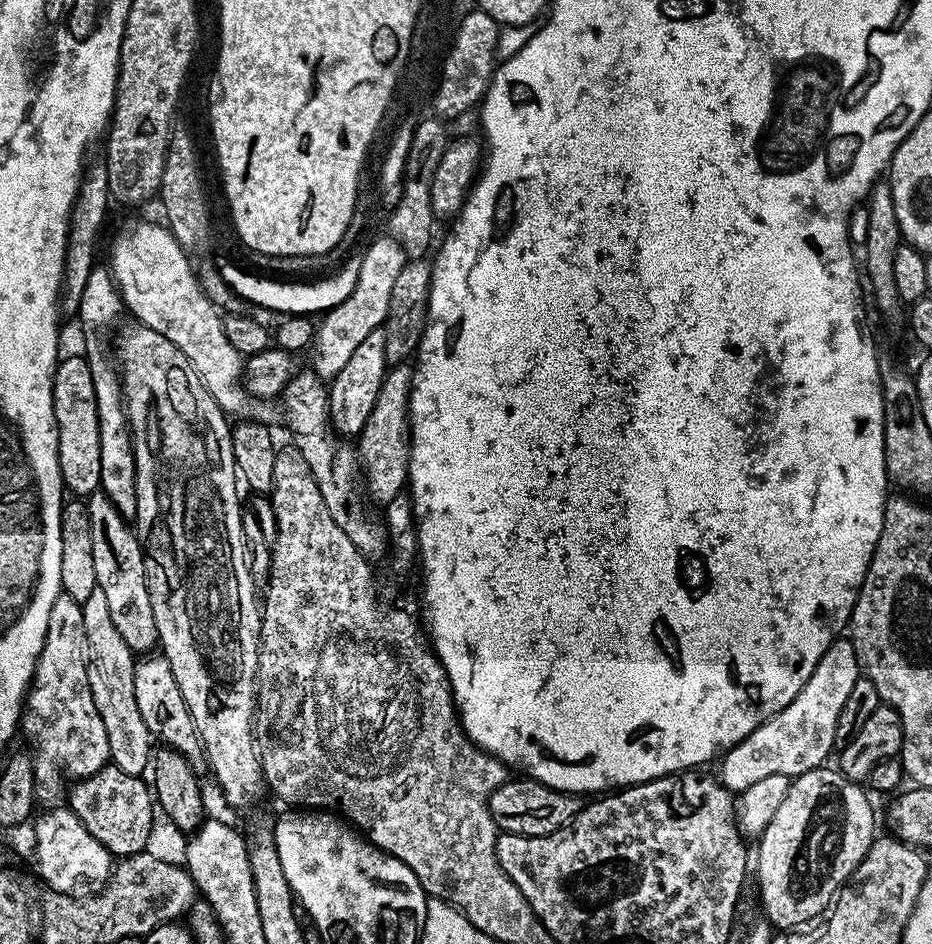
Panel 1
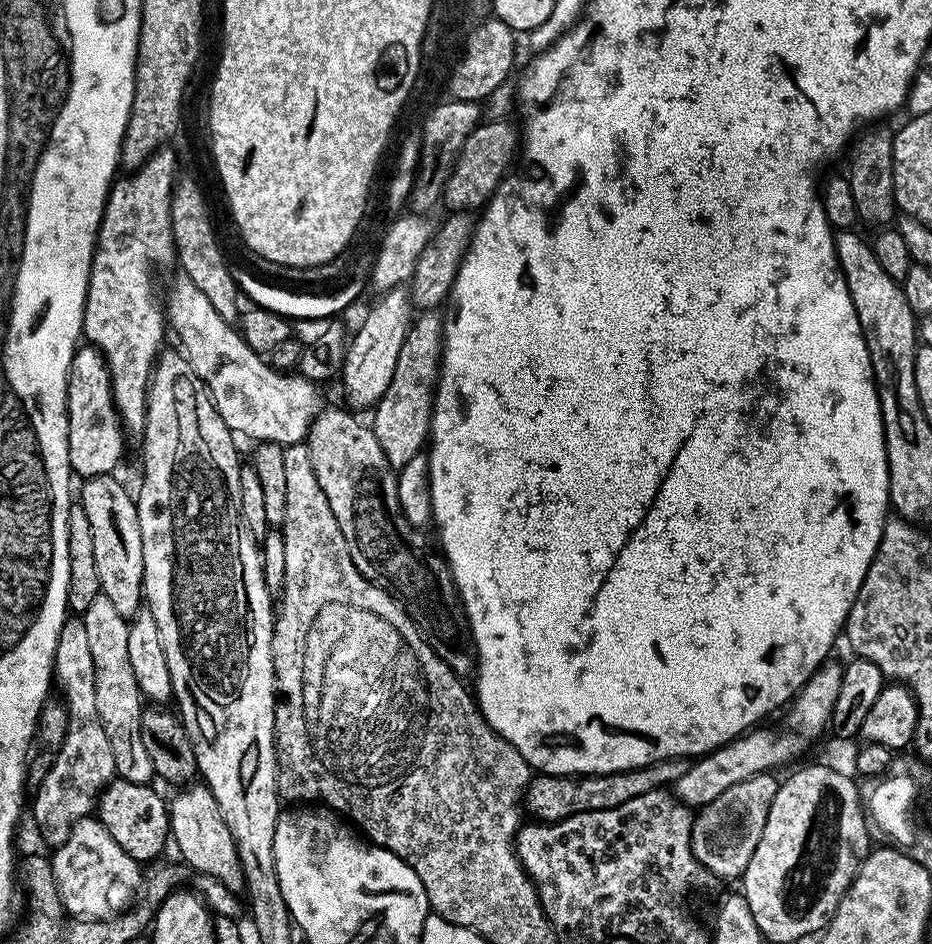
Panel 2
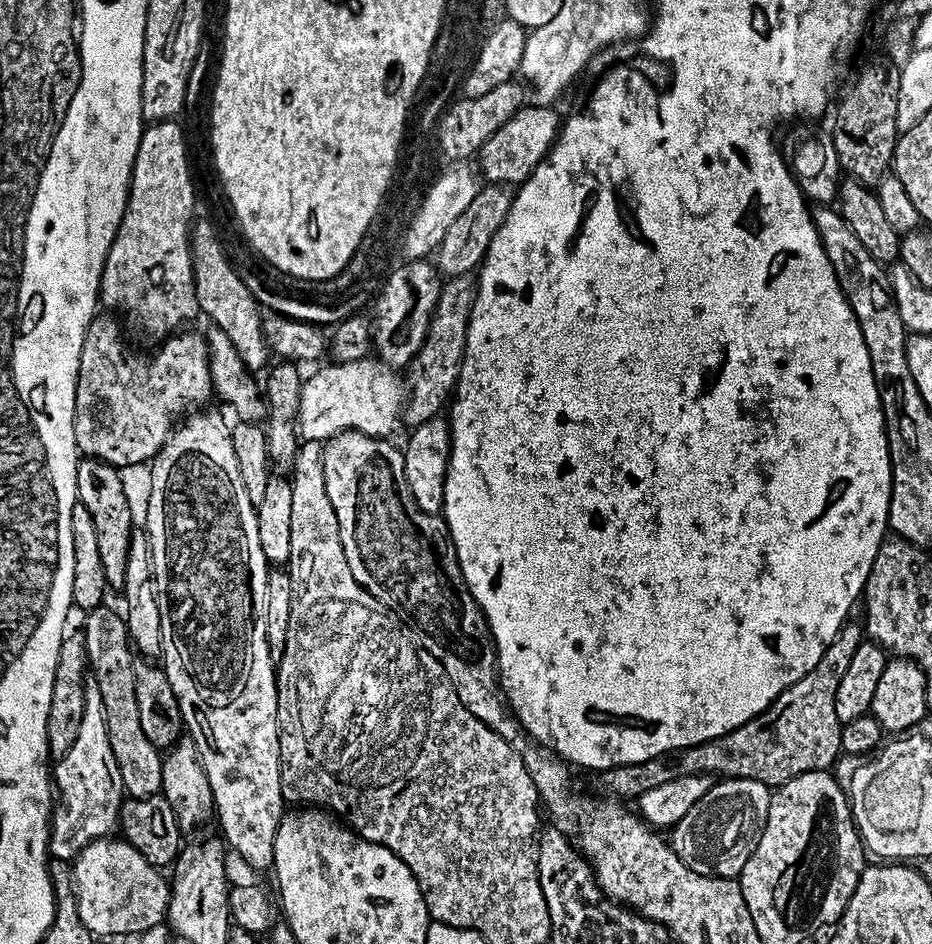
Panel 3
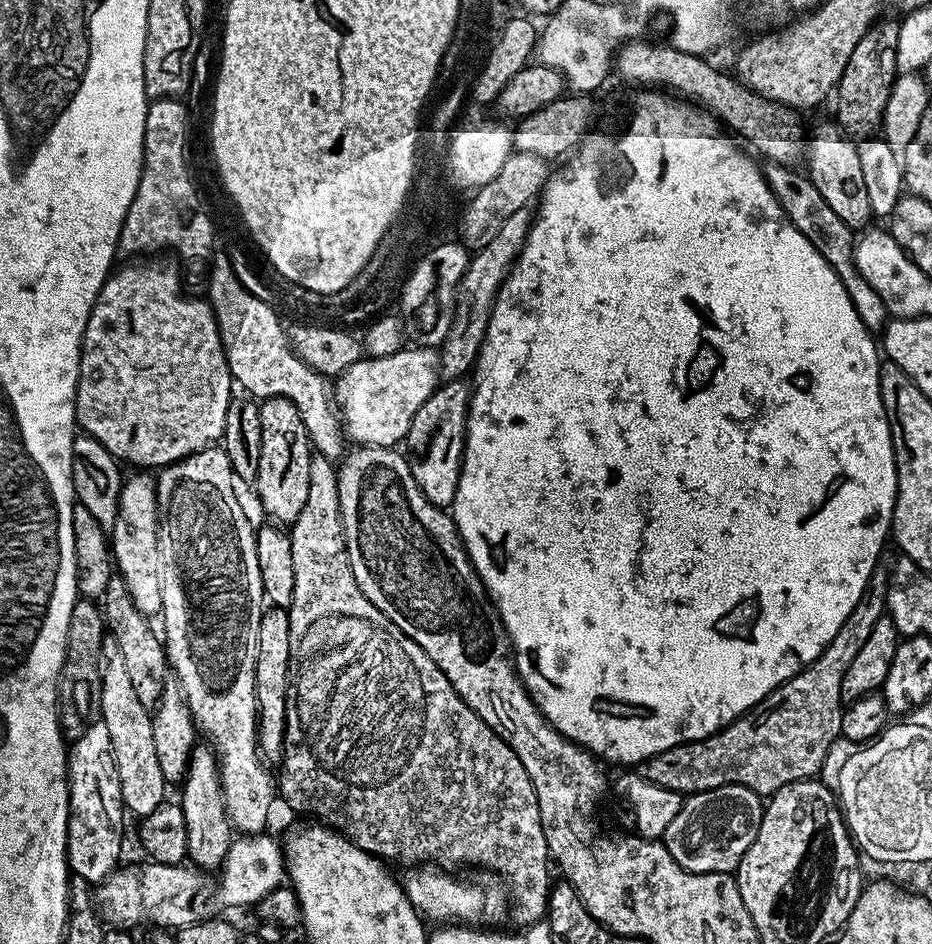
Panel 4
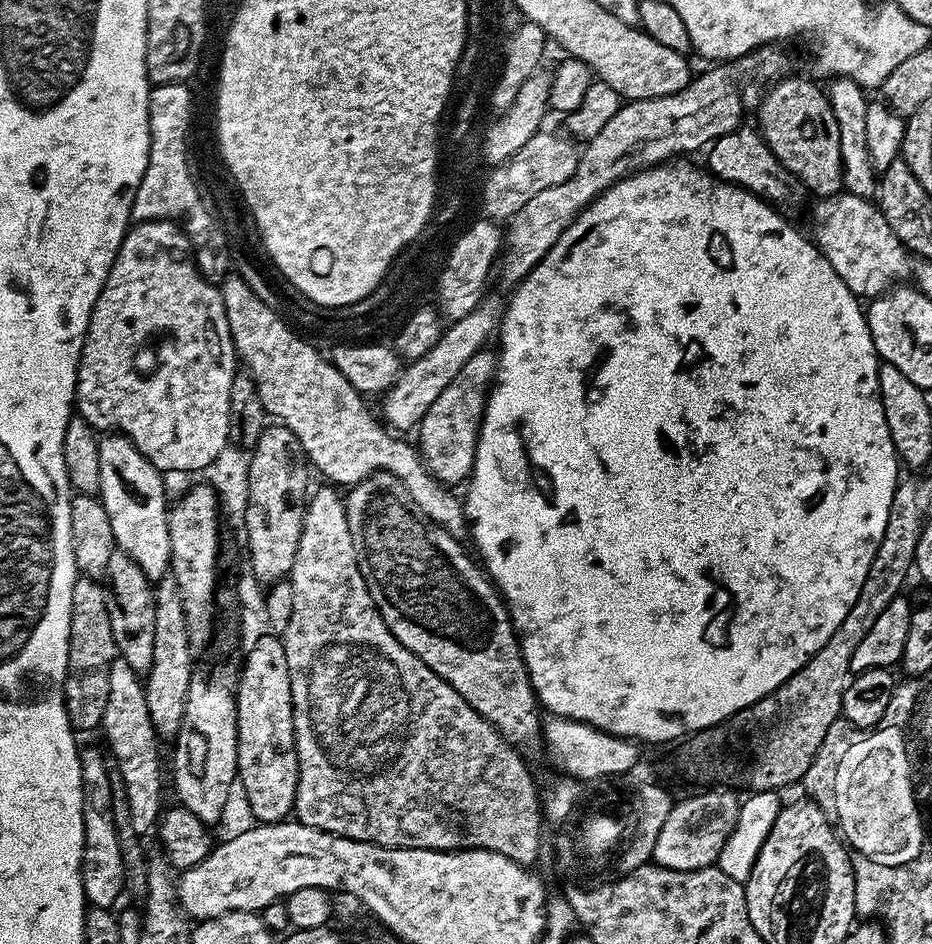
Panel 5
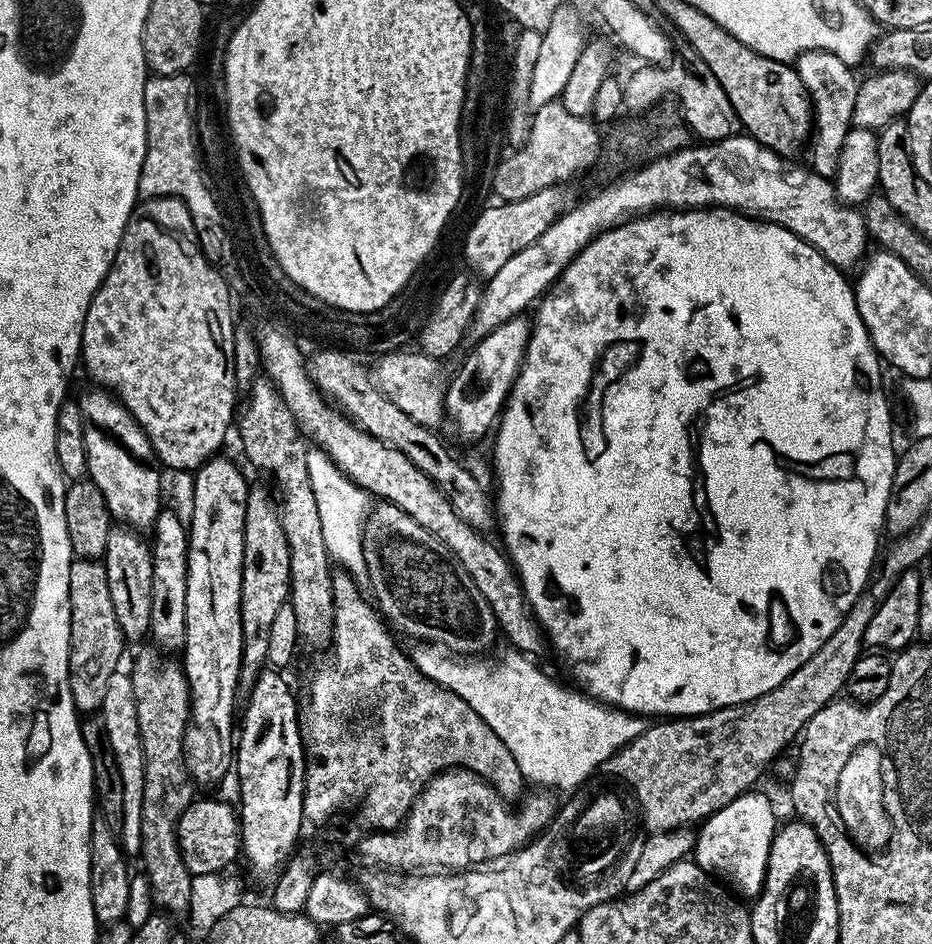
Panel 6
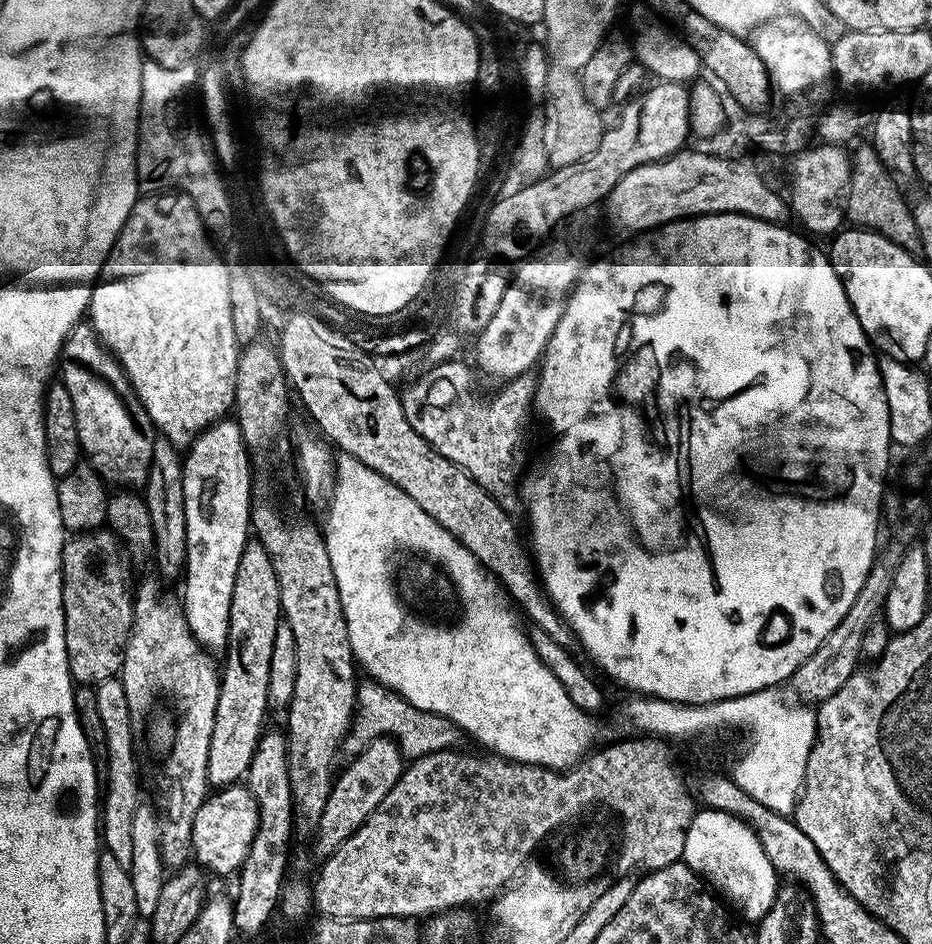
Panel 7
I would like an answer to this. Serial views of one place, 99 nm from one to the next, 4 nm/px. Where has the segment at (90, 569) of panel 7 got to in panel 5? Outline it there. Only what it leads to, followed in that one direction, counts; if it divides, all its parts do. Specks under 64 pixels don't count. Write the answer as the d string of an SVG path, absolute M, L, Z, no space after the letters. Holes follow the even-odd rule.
M77 579L72 588L72 617L70 618L70 638L68 639L68 677L64 679L64 705L68 711L68 721L77 733L99 729L104 722L106 702L110 699L110 666L117 659L114 634L110 631L110 614L106 610L104 585L98 580Z

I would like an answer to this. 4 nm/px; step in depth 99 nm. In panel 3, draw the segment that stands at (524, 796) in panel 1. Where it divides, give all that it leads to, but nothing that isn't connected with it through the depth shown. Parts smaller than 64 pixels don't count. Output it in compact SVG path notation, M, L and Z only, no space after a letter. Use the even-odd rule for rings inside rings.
M859 619L845 623L836 641L818 658L818 666L810 670L794 686L786 689L764 712L753 720L730 730L713 740L694 746L675 748L666 754L646 758L646 762L621 764L619 768L606 768L599 773L601 793L621 801L635 801L648 790L657 789L676 778L687 775L706 775L713 778L757 780L769 786L779 786L798 778L798 774L831 769L832 763L842 756L838 714L834 710L834 698L854 650L865 639L866 629Z

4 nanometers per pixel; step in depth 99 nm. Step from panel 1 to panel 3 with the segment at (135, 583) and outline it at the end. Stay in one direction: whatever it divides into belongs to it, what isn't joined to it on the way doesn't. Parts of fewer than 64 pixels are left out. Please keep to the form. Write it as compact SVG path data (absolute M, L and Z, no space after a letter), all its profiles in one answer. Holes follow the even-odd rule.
M84 458L76 465L76 494L78 502L90 510L94 518L94 531L98 534L98 554L102 557L102 566L106 574L109 589L120 590L126 578L126 562L130 554L132 508L128 505L128 492L120 481L121 473L104 460Z

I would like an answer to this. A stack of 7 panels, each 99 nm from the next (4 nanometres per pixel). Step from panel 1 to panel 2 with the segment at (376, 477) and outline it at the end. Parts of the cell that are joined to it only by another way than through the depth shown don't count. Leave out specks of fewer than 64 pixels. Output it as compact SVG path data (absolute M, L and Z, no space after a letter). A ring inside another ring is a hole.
M424 310L413 319L412 329L402 342L398 362L394 365L394 378L386 386L386 394L371 413L370 427L378 438L378 446L386 454L390 466L400 469L410 458L421 455L430 440L432 427L432 397L440 378L440 358L444 351L444 316L436 310Z

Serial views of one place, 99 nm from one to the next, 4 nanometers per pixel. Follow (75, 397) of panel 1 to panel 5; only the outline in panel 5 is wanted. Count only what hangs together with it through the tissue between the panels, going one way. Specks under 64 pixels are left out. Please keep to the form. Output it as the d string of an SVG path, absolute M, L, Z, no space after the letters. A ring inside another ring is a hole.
M141 220L129 227L124 233L124 240L112 263L110 274L106 278L104 288L98 294L98 302L94 302L94 310L90 314L88 333L84 339L84 349L80 355L80 365L76 371L75 411L92 428L104 434L125 436L142 455L161 473L196 472L203 473L204 468L214 462L222 449L230 444L228 427L230 426L230 384L238 371L236 347L230 334L230 326L226 322L226 306L222 306L222 294L219 287L205 280L196 269L196 257L192 243L183 231L176 229L171 220Z

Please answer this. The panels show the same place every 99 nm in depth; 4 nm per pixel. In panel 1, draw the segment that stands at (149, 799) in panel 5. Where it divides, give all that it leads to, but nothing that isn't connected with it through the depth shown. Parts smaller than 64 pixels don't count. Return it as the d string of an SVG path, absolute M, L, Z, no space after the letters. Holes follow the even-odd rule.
M100 588L86 598L82 606L82 622L86 626L88 643L88 681L94 694L94 706L98 706L102 726L106 726L106 738L110 738L111 763L128 776L143 777L150 768L154 740L146 730L146 722L142 722L142 714L138 714L138 702L134 702L136 660L130 646L122 642L122 634L118 634L110 618L106 594L102 594Z

